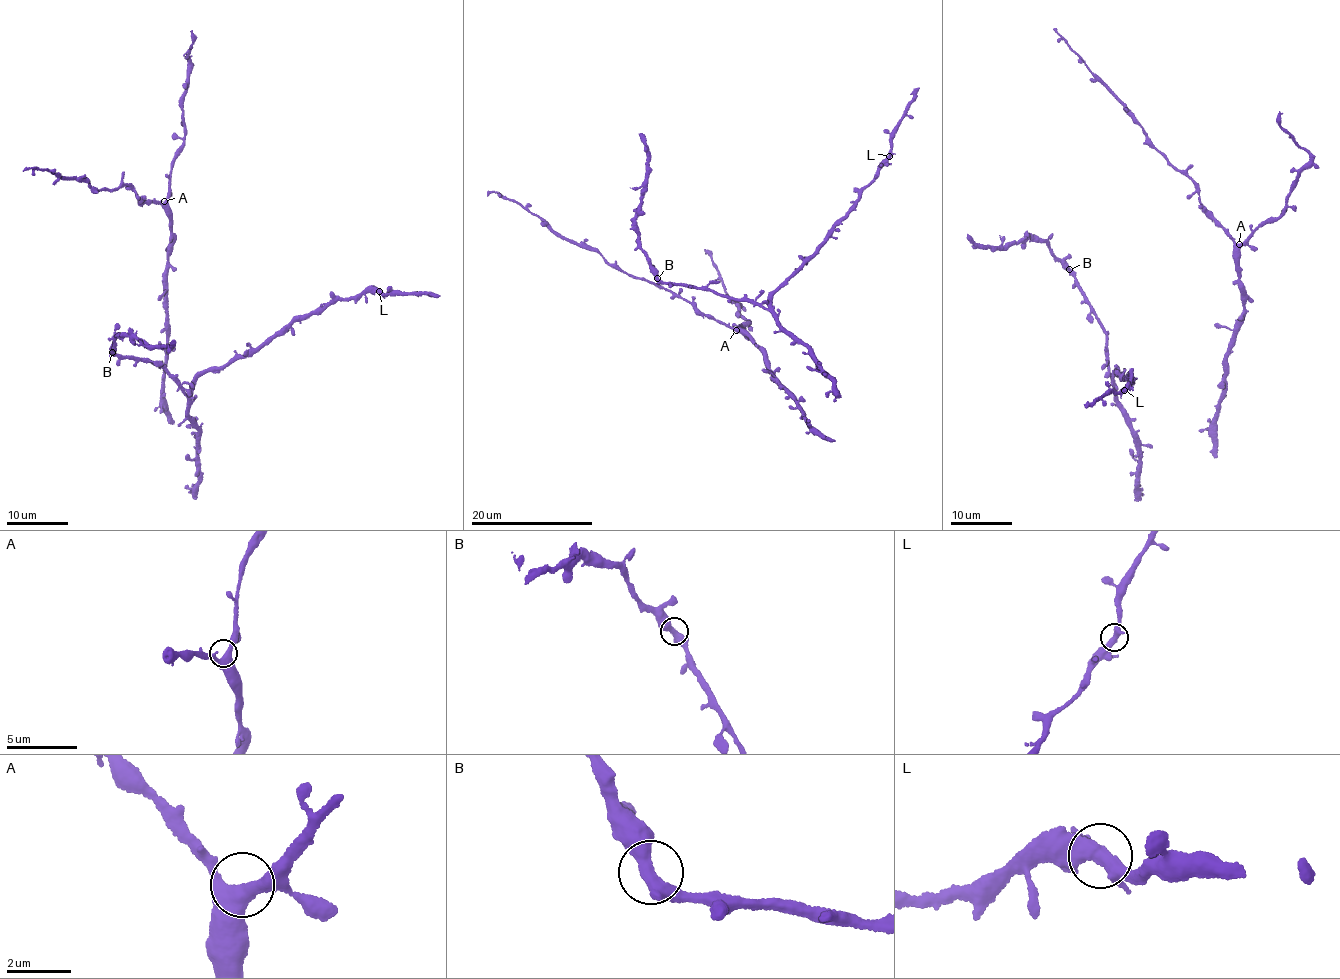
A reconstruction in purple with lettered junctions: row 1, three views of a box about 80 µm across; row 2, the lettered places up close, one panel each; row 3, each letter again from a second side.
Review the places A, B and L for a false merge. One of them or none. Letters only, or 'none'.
none

